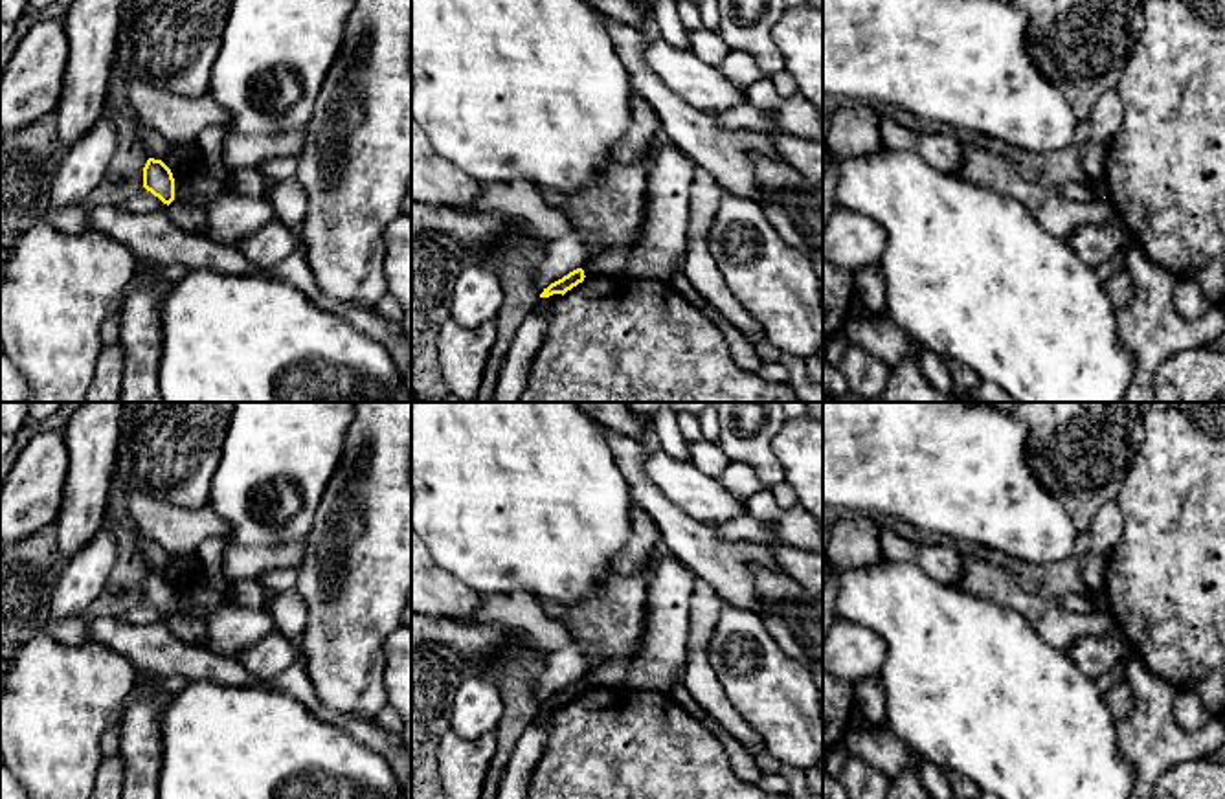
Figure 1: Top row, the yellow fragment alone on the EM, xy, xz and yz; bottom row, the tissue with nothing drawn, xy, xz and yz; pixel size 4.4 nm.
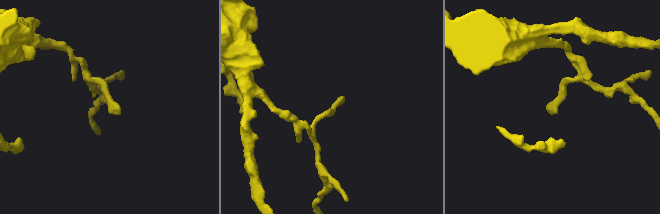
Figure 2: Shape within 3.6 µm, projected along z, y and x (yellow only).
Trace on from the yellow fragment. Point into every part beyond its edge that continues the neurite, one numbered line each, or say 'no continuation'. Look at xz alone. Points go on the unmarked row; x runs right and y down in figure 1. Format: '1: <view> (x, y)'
no continuation

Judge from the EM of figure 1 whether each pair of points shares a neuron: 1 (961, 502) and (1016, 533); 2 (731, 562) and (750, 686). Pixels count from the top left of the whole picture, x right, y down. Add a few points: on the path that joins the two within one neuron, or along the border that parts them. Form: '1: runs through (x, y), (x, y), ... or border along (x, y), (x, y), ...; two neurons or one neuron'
1: runs through (974, 502), (985, 502), (1003, 520); one neuron
2: border along (724, 603), (750, 608), (759, 616); two neurons

